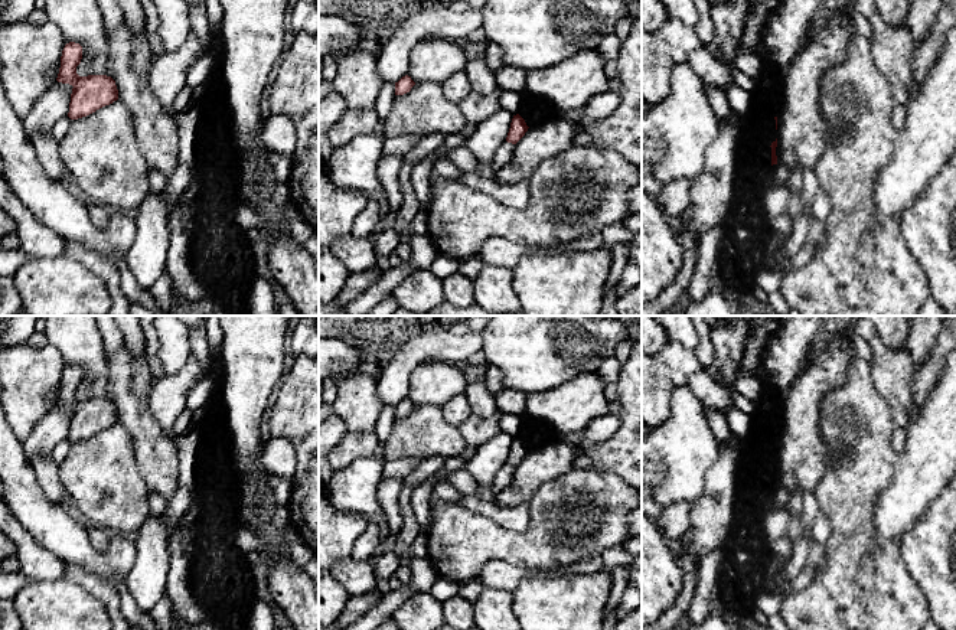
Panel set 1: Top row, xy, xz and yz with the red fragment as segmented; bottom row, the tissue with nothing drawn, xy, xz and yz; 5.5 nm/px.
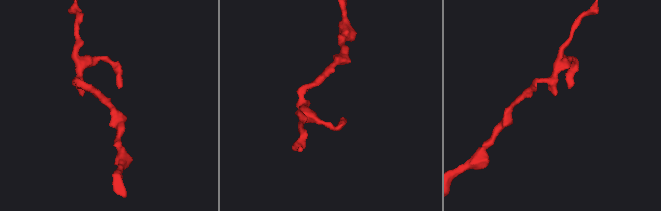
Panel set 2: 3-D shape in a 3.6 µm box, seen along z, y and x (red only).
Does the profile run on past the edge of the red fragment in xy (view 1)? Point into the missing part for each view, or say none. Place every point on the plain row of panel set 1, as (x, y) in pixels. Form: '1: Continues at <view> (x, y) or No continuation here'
1: No continuation here

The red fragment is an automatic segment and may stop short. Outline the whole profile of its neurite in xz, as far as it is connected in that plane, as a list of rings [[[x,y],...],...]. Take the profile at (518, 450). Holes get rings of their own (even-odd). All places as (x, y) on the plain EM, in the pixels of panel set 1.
[[[519,437],[513,438],[506,464],[516,467],[525,458],[528,451],[525,443]]]

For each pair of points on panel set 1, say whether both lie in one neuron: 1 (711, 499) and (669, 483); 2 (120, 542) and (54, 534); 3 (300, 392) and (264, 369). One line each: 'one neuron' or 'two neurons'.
1: two neurons
2: one neuron
3: two neurons

